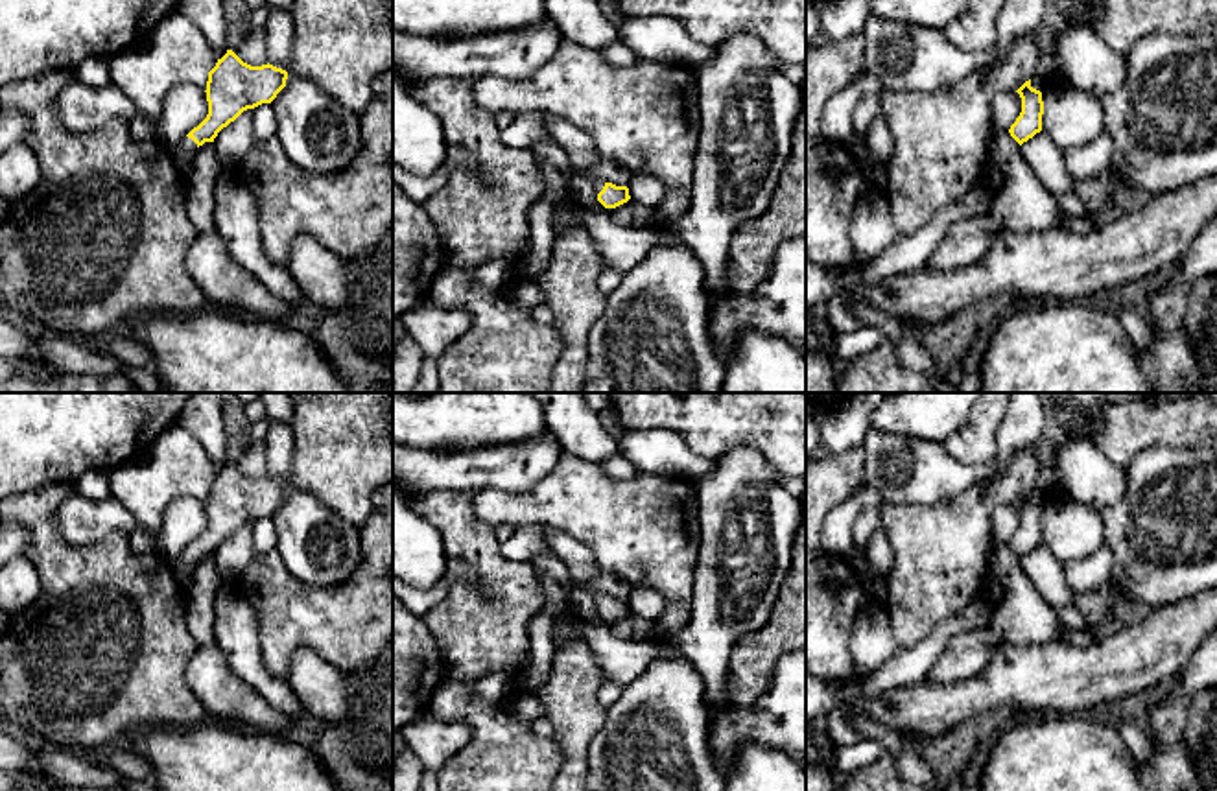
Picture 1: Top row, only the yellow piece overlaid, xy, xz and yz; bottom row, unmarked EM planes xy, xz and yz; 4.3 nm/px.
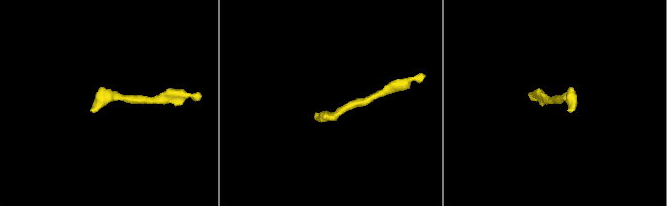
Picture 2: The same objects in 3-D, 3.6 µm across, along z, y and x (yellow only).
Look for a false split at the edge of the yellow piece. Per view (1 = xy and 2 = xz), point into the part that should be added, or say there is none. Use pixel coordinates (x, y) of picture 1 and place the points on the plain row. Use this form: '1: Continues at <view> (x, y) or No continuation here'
1: Continues at xy (187, 559)
2: Continues at xz (583, 568)

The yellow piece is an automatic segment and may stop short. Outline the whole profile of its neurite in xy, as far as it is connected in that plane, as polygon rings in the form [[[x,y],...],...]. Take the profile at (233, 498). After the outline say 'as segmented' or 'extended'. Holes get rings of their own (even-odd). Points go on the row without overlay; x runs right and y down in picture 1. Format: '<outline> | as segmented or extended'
[[[232,463],[218,472],[207,494],[207,531],[194,540],[175,561],[173,570],[188,590],[190,568],[205,555],[214,555],[218,546],[243,524],[271,516],[286,500],[288,485],[273,478],[251,479]]] | extended

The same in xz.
[[[542,525],[542,535],[549,549],[570,570],[573,586],[586,588],[594,596],[597,603],[597,614],[605,621],[616,621],[631,612],[627,599],[616,599],[612,596],[605,596],[592,584],[592,581],[599,573],[603,573],[603,570],[597,566],[594,553],[586,546],[583,546],[573,537],[551,525]]] | extended

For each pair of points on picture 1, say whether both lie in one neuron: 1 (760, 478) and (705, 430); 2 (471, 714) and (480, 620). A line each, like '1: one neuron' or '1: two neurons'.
1: two neurons
2: two neurons

